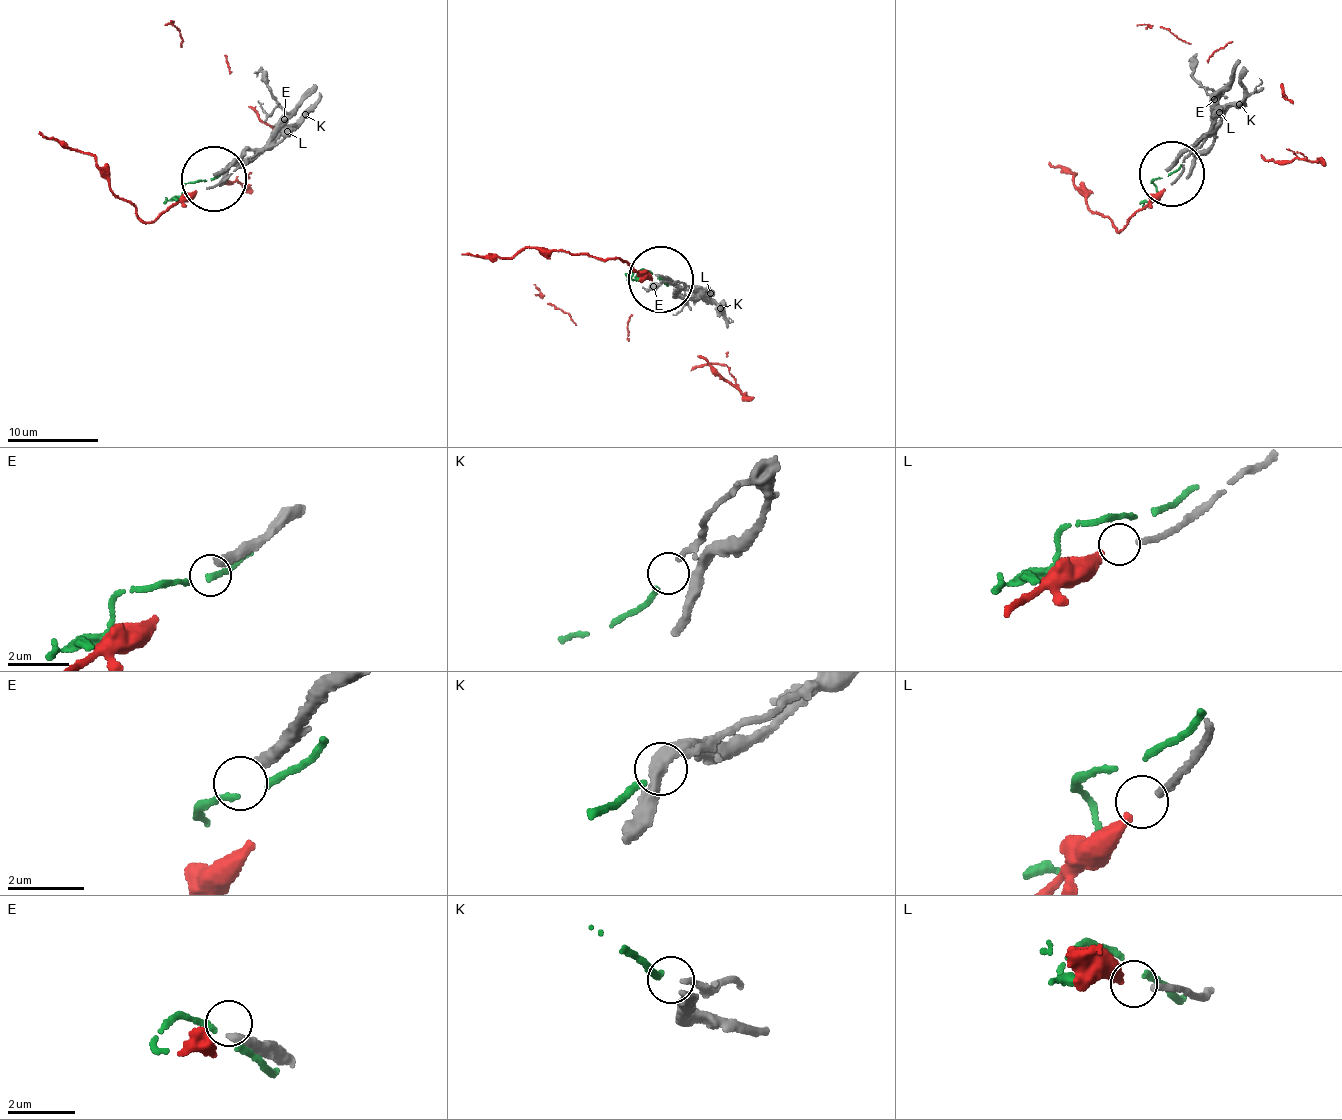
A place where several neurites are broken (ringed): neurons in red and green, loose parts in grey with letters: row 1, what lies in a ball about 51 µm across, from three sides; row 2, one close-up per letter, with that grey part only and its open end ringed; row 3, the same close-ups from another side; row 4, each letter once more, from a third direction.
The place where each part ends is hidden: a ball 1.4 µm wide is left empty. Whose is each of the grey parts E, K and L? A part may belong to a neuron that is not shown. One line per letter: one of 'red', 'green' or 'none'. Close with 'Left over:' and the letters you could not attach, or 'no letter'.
E: none
K: green
L: red
Left over: E

